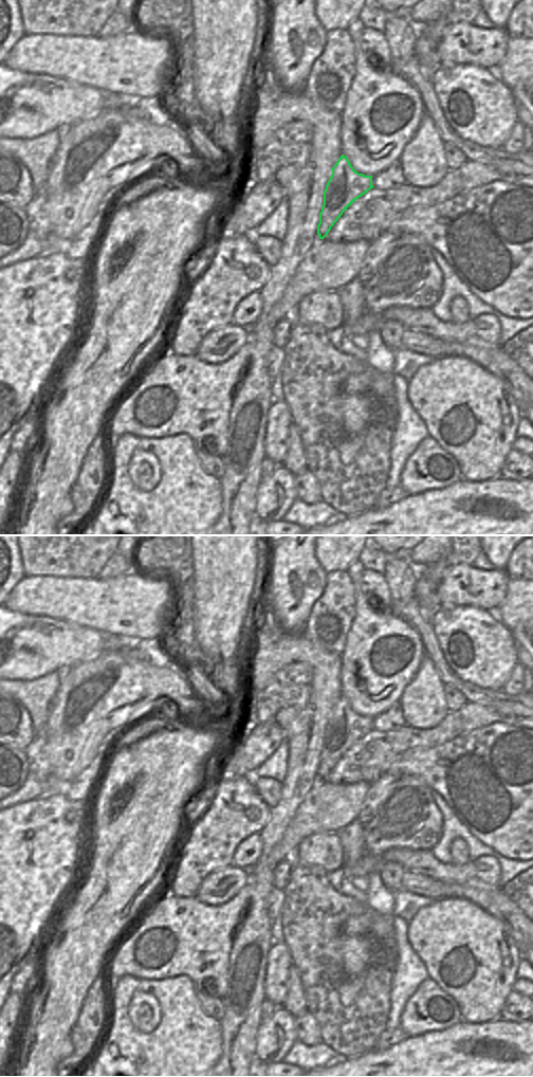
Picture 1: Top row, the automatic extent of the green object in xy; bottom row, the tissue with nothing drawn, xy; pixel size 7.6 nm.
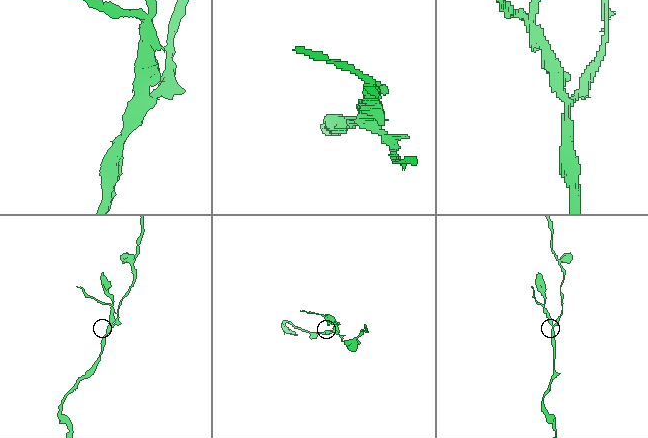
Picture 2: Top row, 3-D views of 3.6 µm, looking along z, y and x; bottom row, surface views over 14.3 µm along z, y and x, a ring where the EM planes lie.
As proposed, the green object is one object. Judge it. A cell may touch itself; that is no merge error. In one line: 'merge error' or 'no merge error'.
merge error

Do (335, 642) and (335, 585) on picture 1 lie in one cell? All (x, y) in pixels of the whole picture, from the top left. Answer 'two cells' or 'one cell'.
one cell

